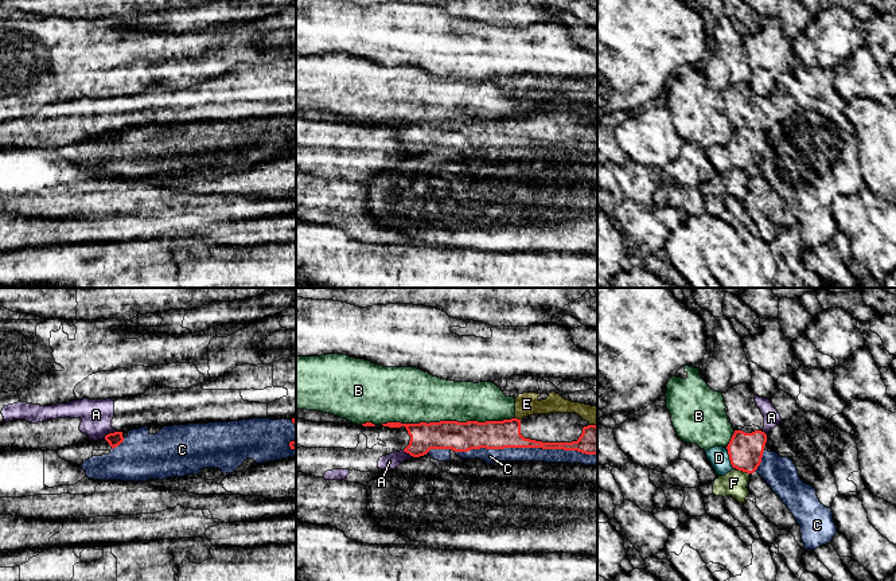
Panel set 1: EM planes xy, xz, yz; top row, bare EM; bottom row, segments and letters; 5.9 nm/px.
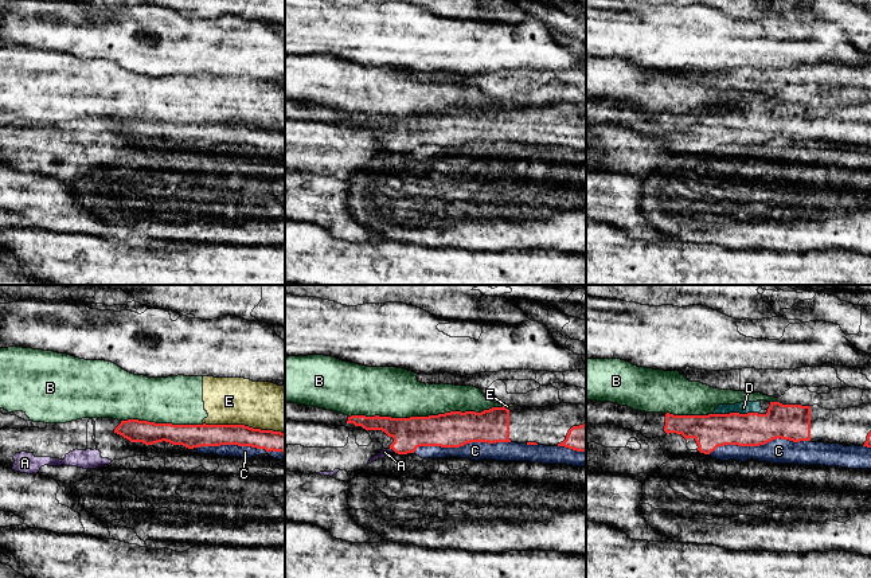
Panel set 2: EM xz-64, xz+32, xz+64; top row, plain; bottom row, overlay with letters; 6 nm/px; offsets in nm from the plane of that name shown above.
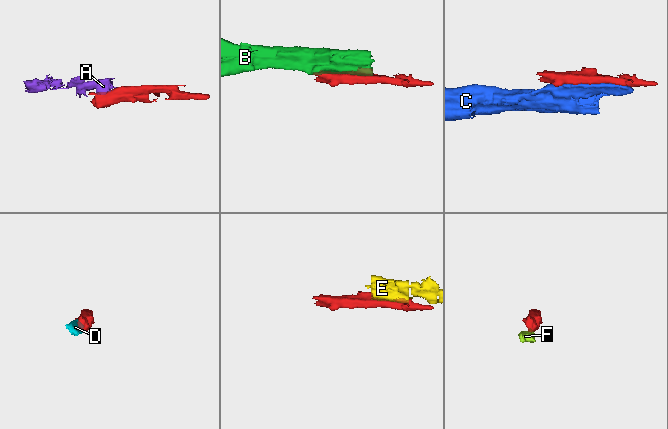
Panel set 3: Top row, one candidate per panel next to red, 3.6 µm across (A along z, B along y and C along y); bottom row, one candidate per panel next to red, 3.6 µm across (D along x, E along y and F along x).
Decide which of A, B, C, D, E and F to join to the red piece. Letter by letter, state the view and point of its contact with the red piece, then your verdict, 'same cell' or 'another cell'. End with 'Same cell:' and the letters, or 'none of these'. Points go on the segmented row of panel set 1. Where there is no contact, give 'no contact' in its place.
A: xy (109, 433) | another cell
B: xz (447, 421) | another cell
C: xz (526, 447) | another cell
D: yz (729, 457) | same cell
E: xz (517, 418) | another cell
F: yz (744, 471) | another cell
Same cell: D

